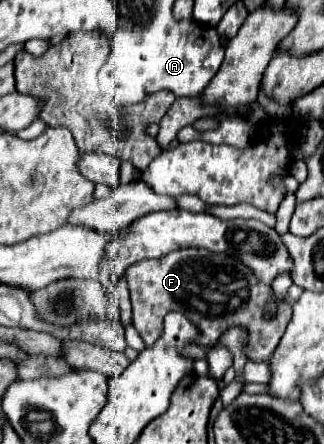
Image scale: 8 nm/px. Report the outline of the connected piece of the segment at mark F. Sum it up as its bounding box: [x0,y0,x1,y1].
[125,248,292,362]

